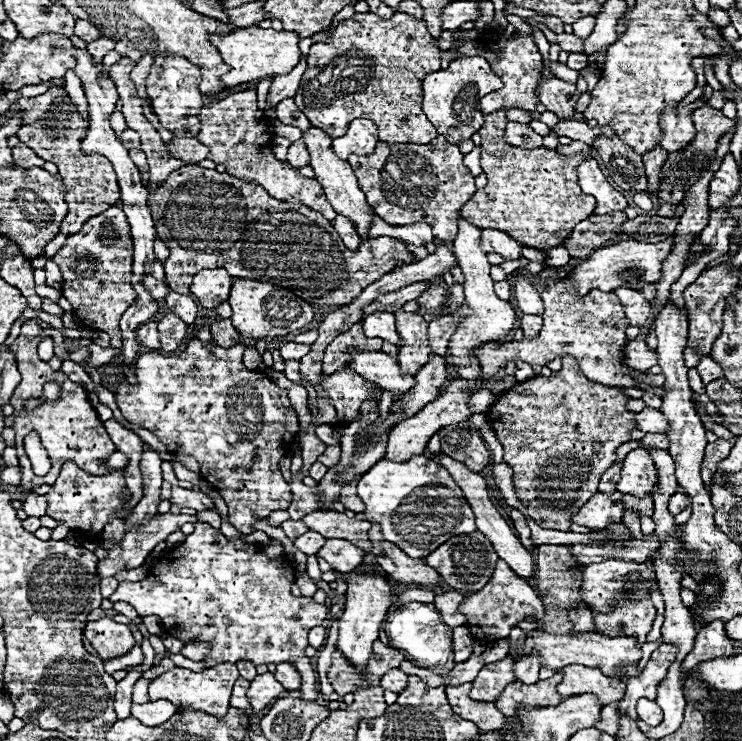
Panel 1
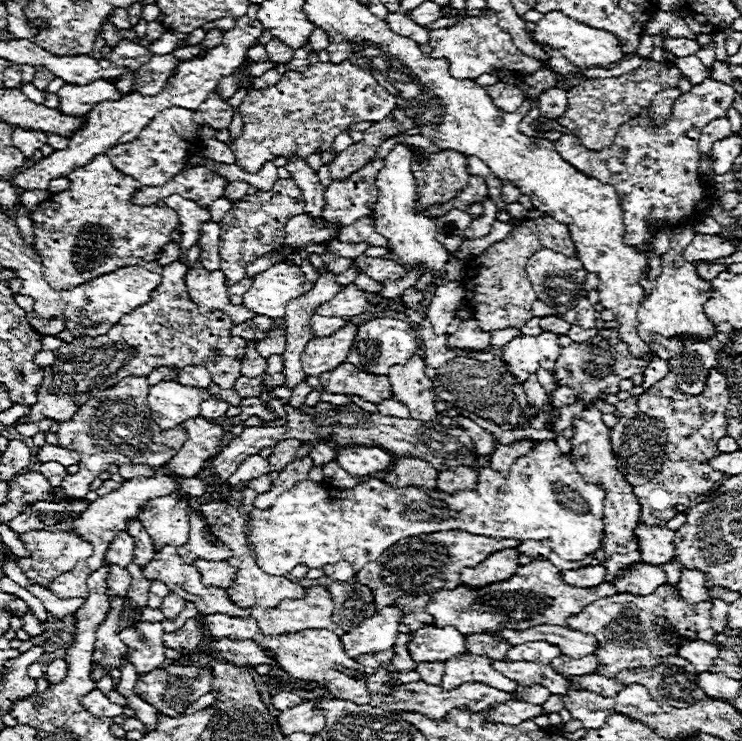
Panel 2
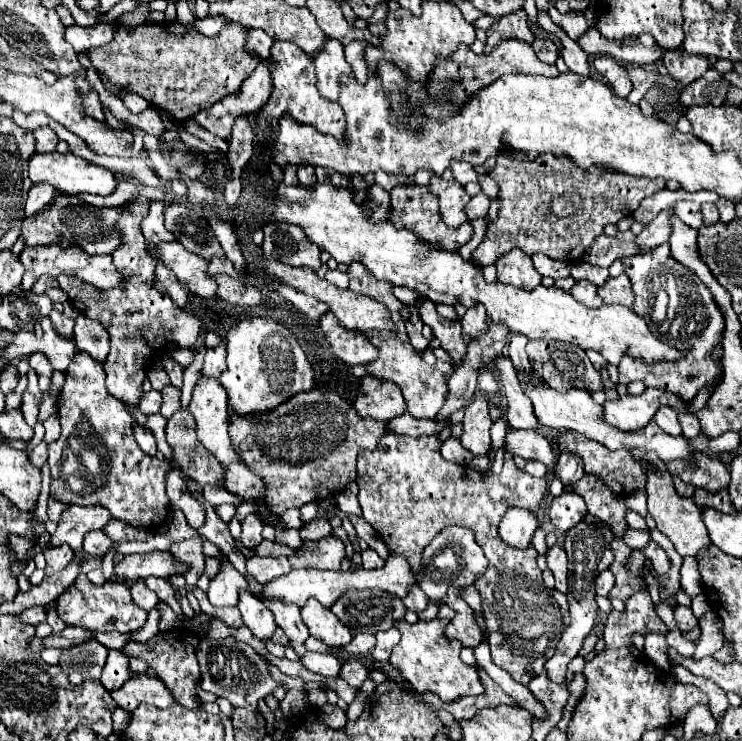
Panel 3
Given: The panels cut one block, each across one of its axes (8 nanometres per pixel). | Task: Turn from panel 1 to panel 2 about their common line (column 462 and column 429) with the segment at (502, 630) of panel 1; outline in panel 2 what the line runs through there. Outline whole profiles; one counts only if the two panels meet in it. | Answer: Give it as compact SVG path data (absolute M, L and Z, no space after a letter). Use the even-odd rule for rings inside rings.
M532 560L520 566L518 572L502 582L492 582L484 588L460 586L452 592L434 592L426 610L434 616L434 626L454 626L466 636L484 634L486 630L510 628L528 630L532 626L568 626L566 618L582 612L594 600L614 596L616 588L572 588L562 580L560 570L550 560Z

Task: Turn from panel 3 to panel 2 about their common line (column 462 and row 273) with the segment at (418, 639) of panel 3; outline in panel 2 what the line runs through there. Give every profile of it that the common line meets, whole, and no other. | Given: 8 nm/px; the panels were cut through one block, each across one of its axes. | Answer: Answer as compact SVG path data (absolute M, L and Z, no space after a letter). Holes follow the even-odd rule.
M674 250L662 254L662 276L656 280L642 280L644 290L648 292L646 302L640 308L640 316L638 316L638 336L642 340L652 340L652 334L660 334L664 338L672 338L672 336L692 336L698 340L706 340L712 350L716 354L724 352L724 344L718 342L714 338L716 326L708 320L708 316L704 314L704 302L708 300L708 292L710 292L710 282L698 278L696 268L686 262L682 258L682 254L676 254Z

